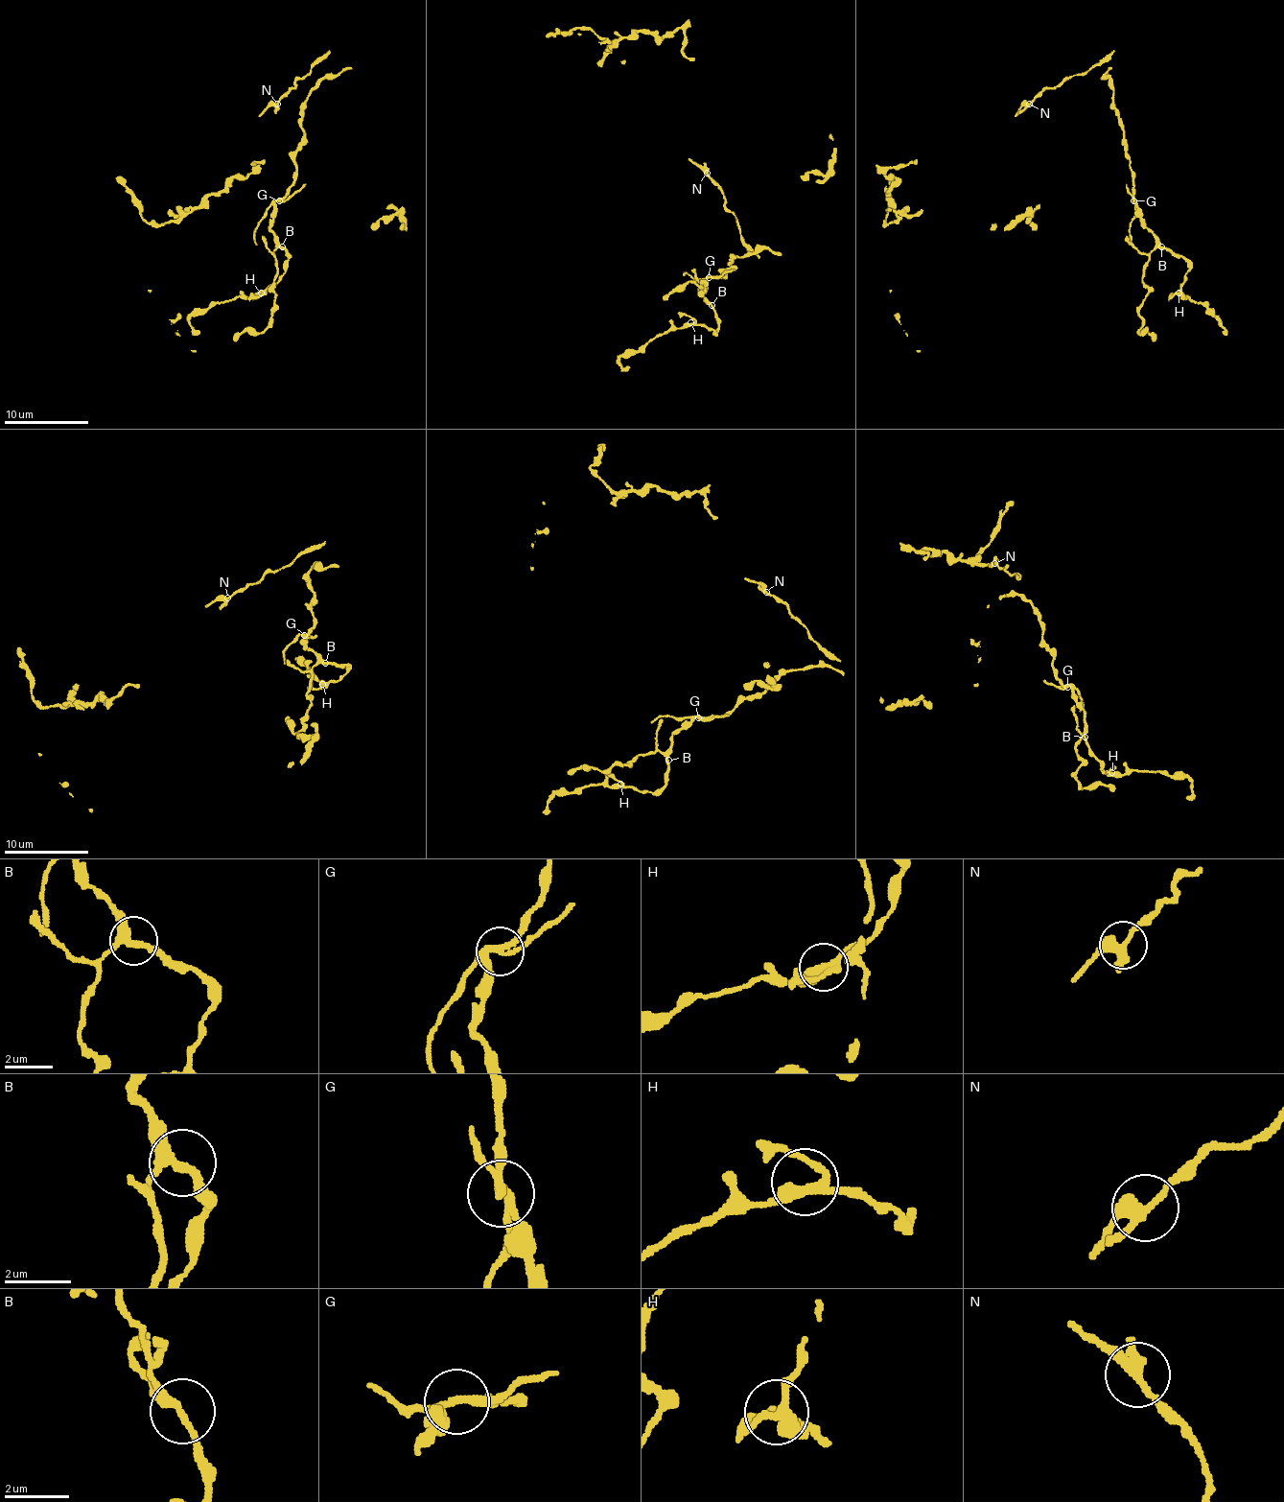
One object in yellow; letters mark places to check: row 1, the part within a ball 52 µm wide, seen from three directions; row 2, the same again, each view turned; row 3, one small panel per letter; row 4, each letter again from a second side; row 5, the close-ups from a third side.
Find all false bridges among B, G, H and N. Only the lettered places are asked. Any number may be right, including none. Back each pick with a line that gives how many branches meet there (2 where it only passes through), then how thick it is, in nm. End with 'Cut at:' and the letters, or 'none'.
G: Branches: 3. Thickness 240 nm
Cut at: G

